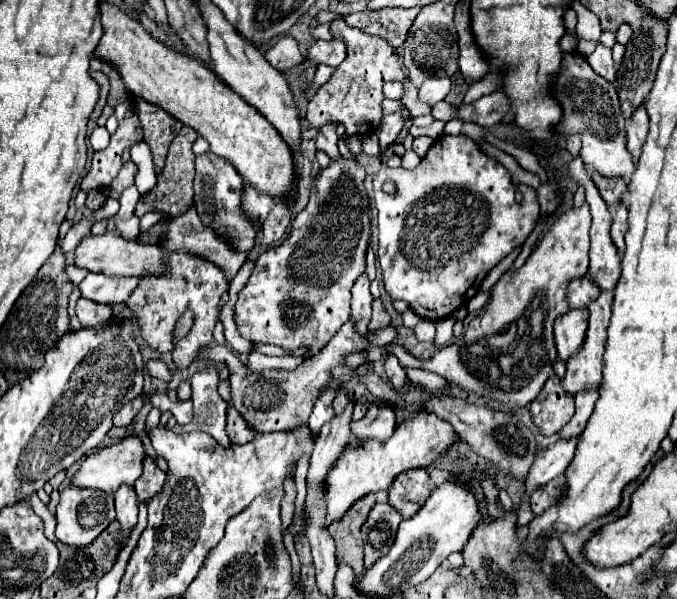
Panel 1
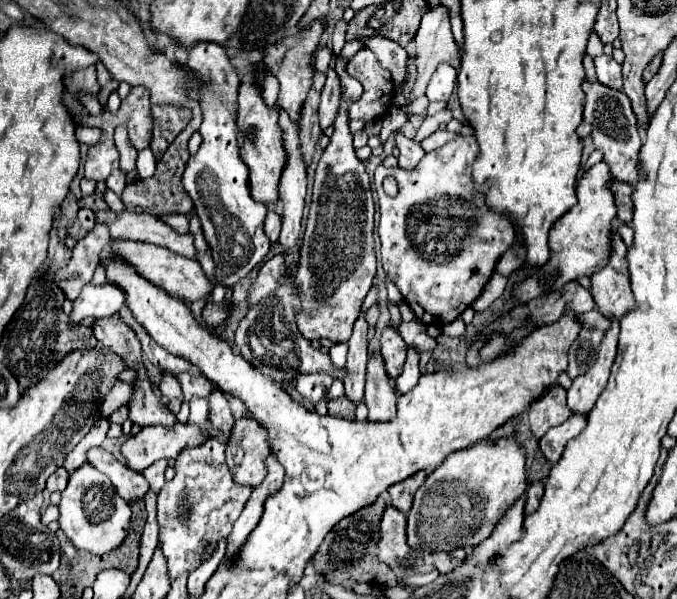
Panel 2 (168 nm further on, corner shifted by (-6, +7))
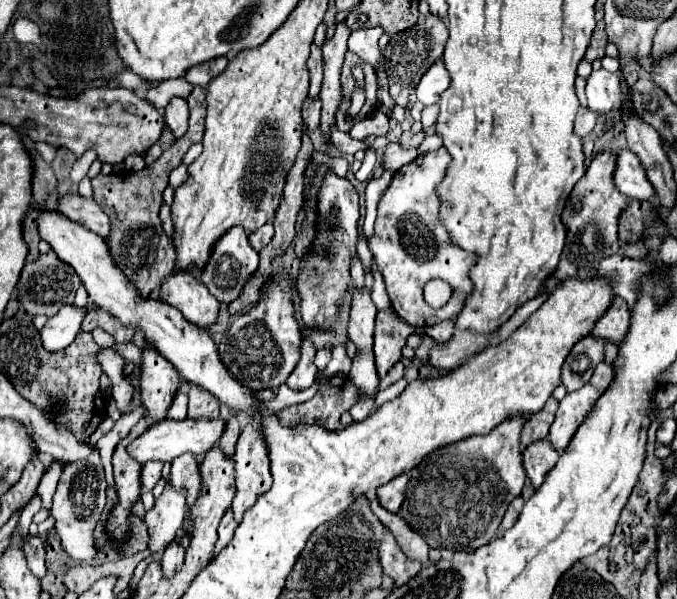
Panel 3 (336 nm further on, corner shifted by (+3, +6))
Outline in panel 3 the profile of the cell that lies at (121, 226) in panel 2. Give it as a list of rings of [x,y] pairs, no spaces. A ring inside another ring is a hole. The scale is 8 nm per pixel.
[[[70,194],[60,200],[58,212],[62,212],[66,218],[86,226],[88,230],[96,232],[102,238],[110,238],[110,216],[94,202],[88,198],[82,198],[78,194]]]

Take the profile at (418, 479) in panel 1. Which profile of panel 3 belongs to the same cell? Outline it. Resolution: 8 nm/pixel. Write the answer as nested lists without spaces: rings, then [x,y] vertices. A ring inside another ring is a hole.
[[[402,474],[402,476],[394,478],[394,482],[388,482],[386,486],[378,488],[378,500],[388,512],[398,512],[398,508],[402,506],[406,482],[408,482],[408,478]]]

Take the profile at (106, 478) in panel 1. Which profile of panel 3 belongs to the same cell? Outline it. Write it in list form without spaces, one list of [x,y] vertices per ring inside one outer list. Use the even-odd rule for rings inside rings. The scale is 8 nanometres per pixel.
[[[164,418],[164,422],[158,422],[154,426],[150,426],[150,430],[146,430],[146,434],[140,434],[134,442],[130,442],[128,446],[128,454],[132,458],[136,458],[138,464],[146,464],[148,460],[158,460],[158,462],[170,462],[172,458],[192,452],[196,456],[206,454],[222,436],[226,426],[226,420],[216,418],[184,418],[184,420],[172,420],[172,418]]]

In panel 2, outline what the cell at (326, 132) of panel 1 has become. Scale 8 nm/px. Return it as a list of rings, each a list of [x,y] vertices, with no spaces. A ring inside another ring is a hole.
[[[327,69],[325,71],[327,75],[327,81],[325,81],[325,87],[323,87],[323,93],[321,93],[321,105],[319,105],[319,123],[321,123],[321,129],[327,129],[333,125],[335,121],[335,113],[337,113],[337,107],[339,107],[339,79],[337,79],[337,73],[335,69]]]

